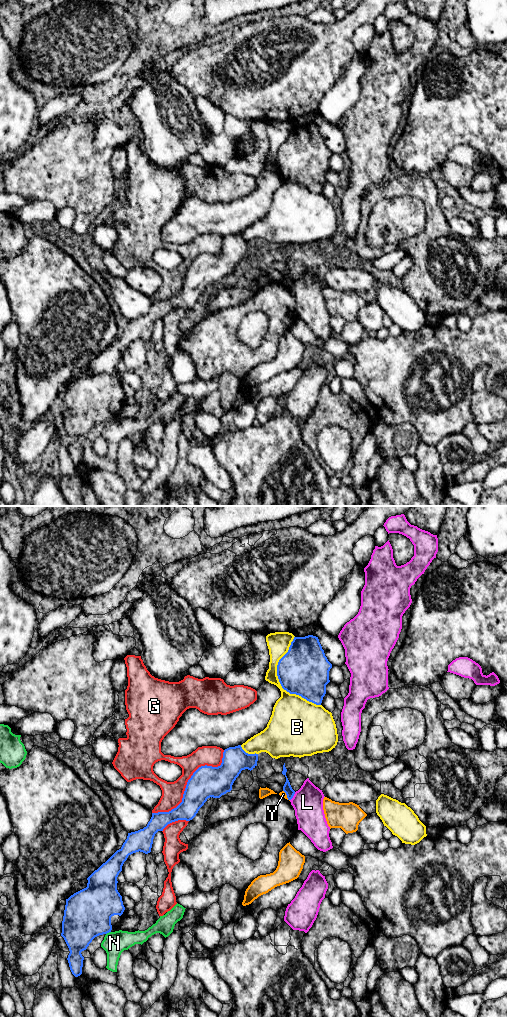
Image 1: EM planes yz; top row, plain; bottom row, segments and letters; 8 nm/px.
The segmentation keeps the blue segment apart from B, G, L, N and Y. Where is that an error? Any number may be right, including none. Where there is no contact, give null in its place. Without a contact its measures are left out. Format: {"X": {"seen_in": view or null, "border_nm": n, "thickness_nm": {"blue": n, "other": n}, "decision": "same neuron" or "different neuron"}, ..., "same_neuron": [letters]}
{"B": {"seen_in": "yz", "border_nm": 600, "thickness_nm": {"blue": 400, "other": 280}, "decision": "different neuron"}, "G": {"seen_in": "yz", "border_nm": 750, "thickness_nm": {"blue": 260, "other": 180}, "decision": "different neuron"}, "L": {"seen_in": "yz", "border_nm": 80, "thickness_nm": {"blue": 70, "other": 240}, "decision": "different neuron"}, "N": {"seen_in": "yz", "border_nm": 50, "thickness_nm": {"blue": 380, "other": 190}, "decision": "different neuron"}, "Y": {"seen_in": "yz", "border_nm": 100, "thickness_nm": {"blue": 70, "other": 50}, "decision": "different neuron"}, "same_neuron": []}

